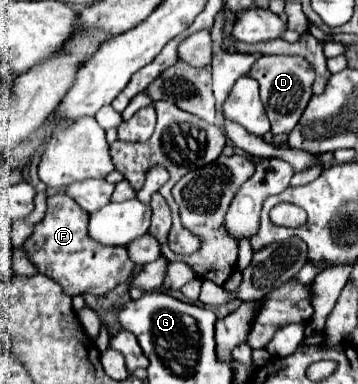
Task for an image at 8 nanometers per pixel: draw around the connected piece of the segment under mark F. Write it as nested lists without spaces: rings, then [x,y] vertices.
[[[65,192],[47,198],[47,214],[43,222],[35,226],[35,232],[25,242],[27,256],[37,266],[37,270],[45,276],[51,276],[67,296],[77,294],[95,294],[101,296],[115,286],[127,282],[135,270],[135,264],[127,256],[127,248],[111,248],[103,246],[91,236],[87,236],[87,220],[89,214],[71,200]]]

